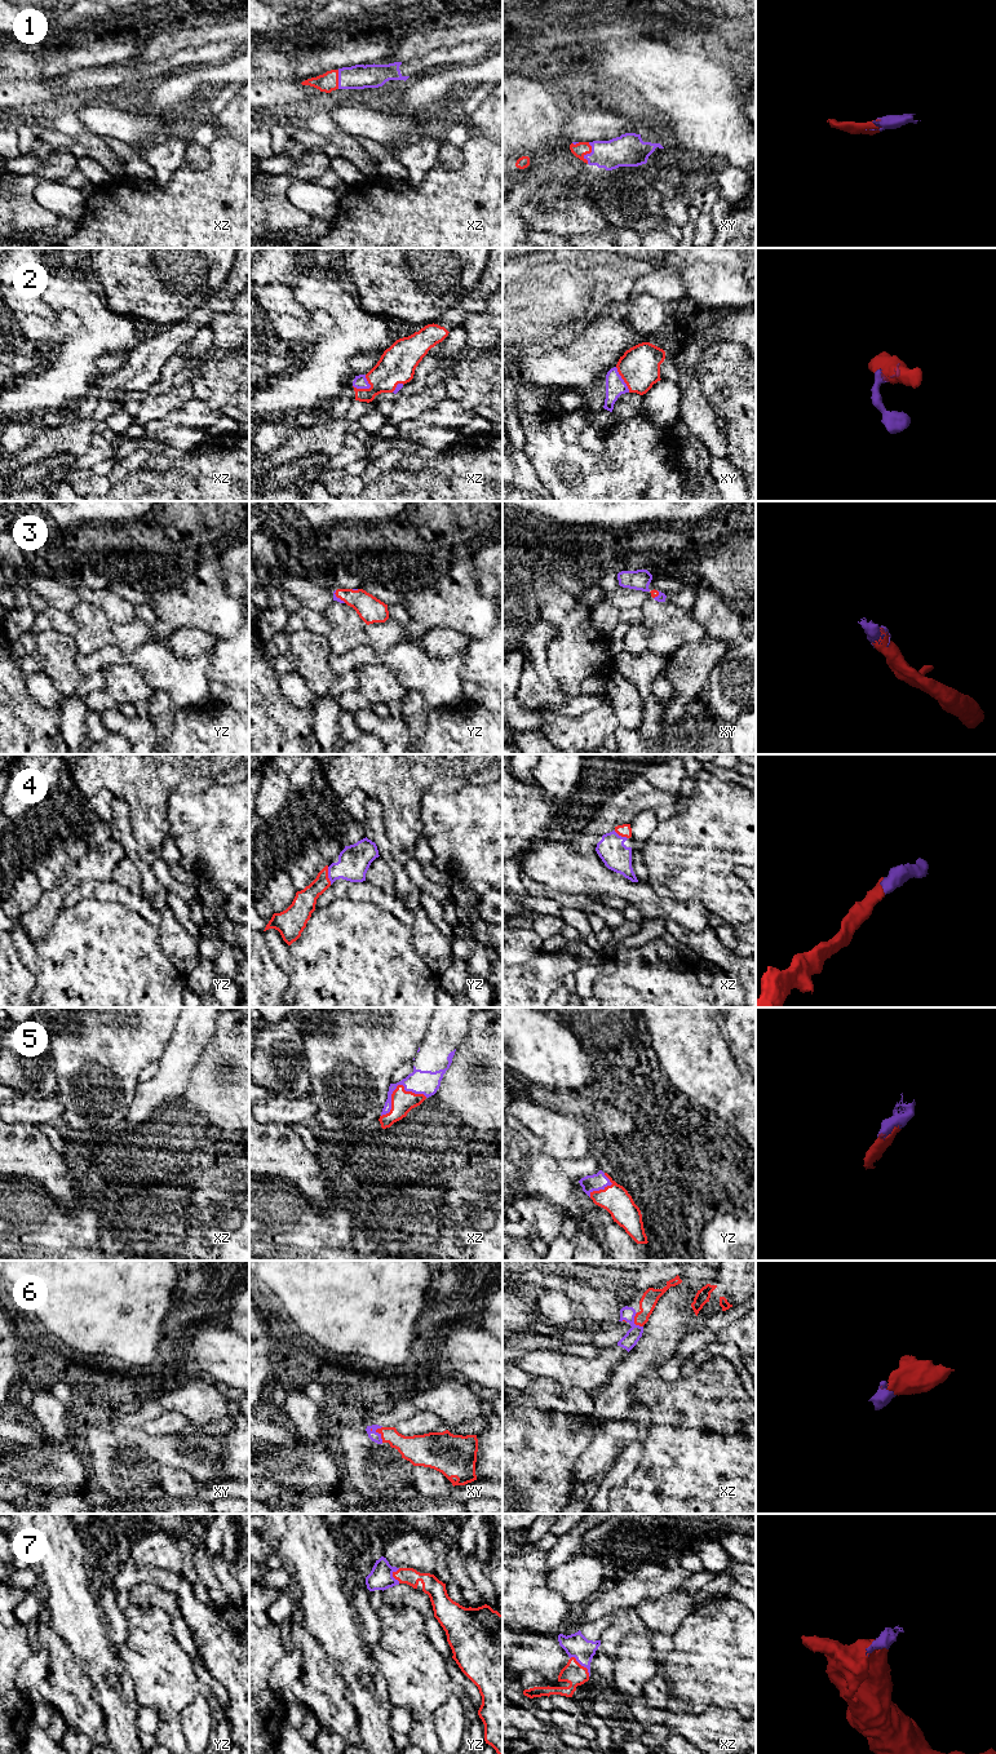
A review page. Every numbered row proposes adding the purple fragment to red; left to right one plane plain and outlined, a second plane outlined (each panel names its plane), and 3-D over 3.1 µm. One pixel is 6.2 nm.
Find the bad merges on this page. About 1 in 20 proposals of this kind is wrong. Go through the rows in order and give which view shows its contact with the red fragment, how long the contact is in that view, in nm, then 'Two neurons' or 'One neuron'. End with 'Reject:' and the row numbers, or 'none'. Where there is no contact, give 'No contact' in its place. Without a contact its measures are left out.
1: Touches red in xy. Shared border 140 nm. One neuron
2: Touches red in xz. Shared border 120 nm. One neuron
3: Touches red in yz. Shared border 100 nm. One neuron
4: Touches red in yz. Shared border 110 nm. One neuron
5: Touches red in xz. Shared border 320 nm. One neuron
6: Touches red in xy. Shared border 100 nm. One neuron
7: Touches red in xz. Shared border 170 nm. One neuron
Reject: none

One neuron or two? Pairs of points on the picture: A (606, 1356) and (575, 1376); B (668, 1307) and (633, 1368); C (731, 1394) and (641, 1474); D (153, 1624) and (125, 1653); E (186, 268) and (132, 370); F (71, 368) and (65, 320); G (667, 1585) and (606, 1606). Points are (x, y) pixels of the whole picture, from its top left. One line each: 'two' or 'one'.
A: one
B: one
C: one
D: one
E: two
F: two
G: one

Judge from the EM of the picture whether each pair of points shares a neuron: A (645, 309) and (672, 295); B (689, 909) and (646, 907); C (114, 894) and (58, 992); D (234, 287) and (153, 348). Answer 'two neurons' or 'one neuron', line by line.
A: two neurons
B: one neuron
C: two neurons
D: one neuron

